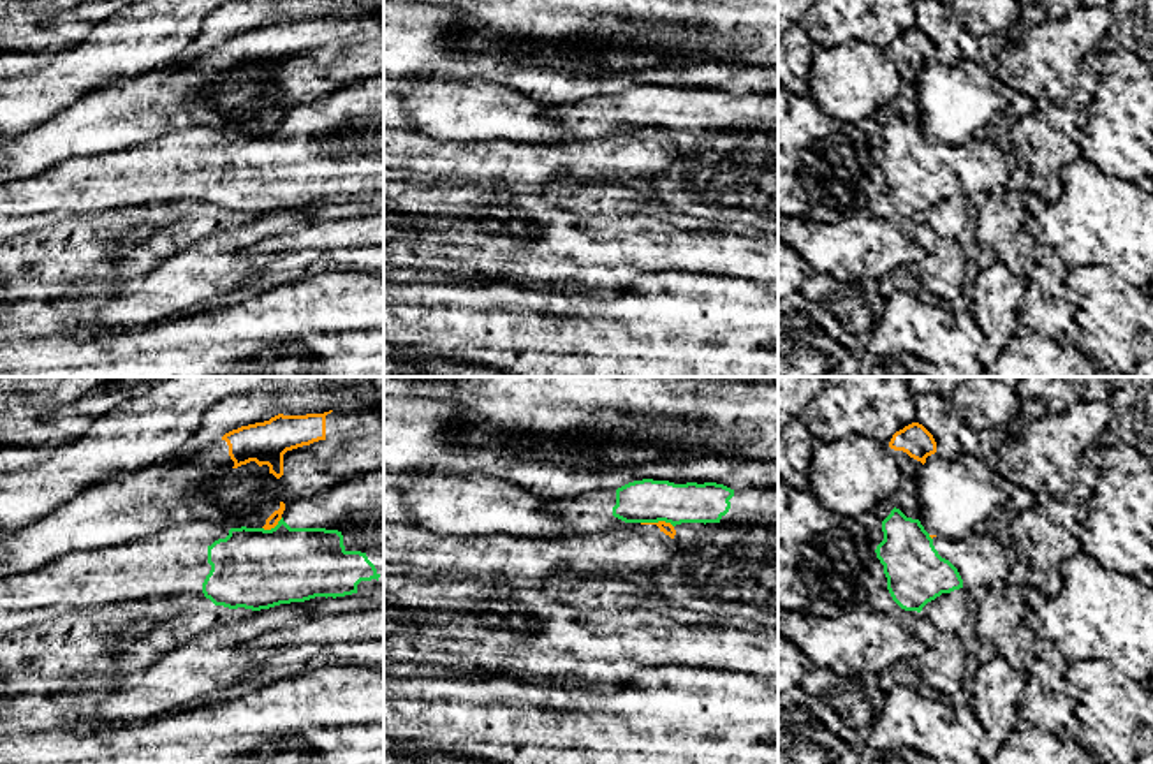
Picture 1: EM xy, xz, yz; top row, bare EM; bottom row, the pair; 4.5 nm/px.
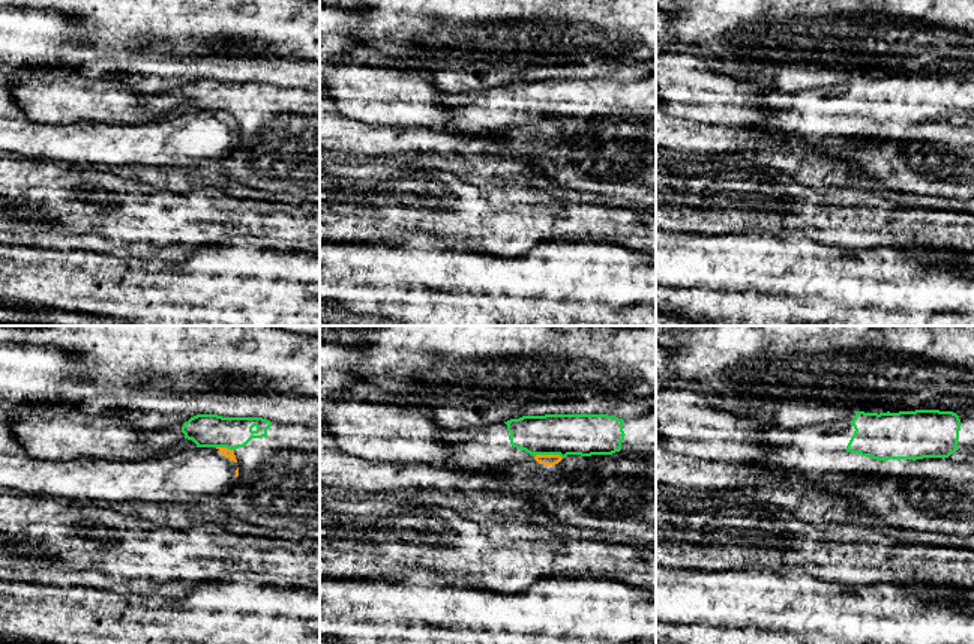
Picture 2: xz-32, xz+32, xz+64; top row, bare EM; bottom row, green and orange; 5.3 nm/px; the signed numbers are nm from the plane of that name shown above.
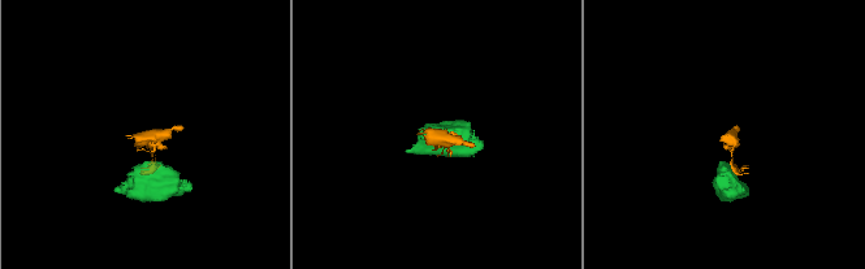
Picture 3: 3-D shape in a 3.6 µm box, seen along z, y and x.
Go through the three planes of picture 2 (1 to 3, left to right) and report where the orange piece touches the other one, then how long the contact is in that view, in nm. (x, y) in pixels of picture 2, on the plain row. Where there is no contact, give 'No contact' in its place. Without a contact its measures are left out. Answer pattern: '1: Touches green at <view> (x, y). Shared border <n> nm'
1: Touches green at xz-32 (225, 110). Shared border 100 nm
2: Touches green at xz+32 (548, 117). Shared border 150 nm
3: No contact

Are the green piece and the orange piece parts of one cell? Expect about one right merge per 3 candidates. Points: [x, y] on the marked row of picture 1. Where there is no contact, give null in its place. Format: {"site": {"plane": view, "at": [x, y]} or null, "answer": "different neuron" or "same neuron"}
{"site": {"plane": "xz", "at": [657, 521]}, "answer": "different neuron"}

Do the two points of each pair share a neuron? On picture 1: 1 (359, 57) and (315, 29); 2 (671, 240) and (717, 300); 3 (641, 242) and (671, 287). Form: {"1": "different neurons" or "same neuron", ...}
{"1": "same neuron", "2": "different neurons", "3": "different neurons"}

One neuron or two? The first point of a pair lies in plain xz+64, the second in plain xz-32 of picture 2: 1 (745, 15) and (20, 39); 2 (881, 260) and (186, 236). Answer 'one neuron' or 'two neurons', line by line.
1: two neurons
2: two neurons

